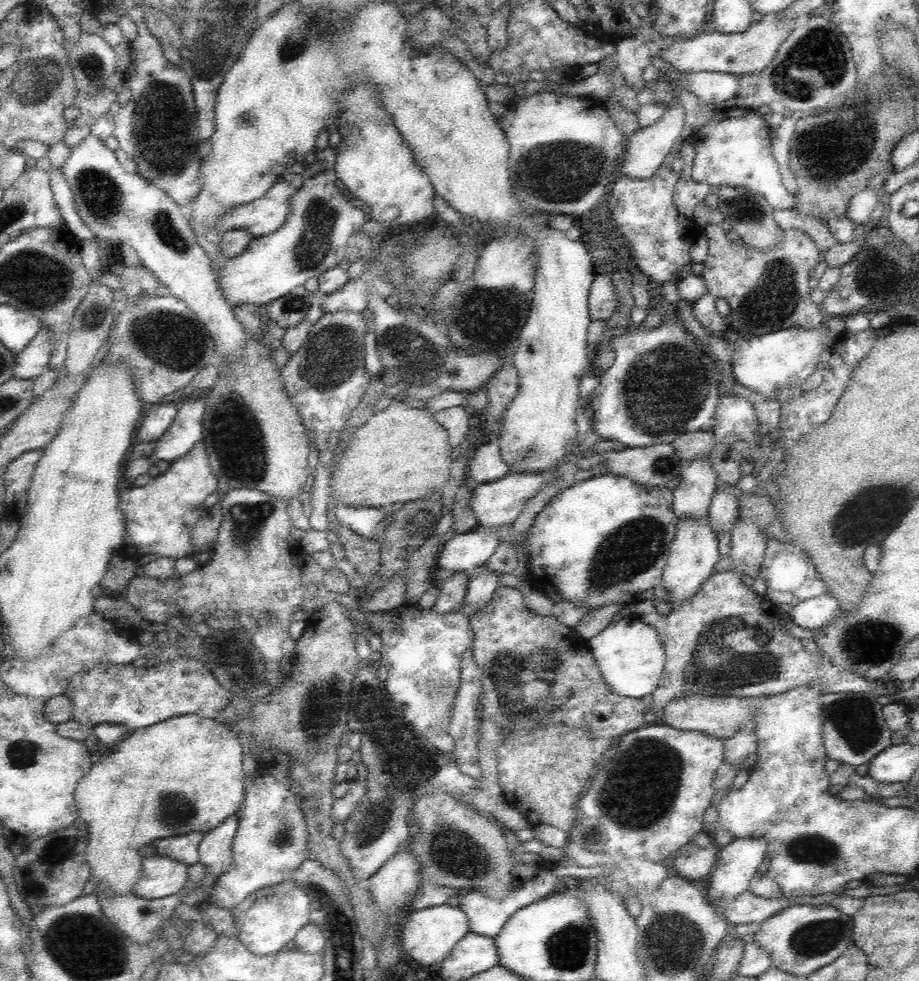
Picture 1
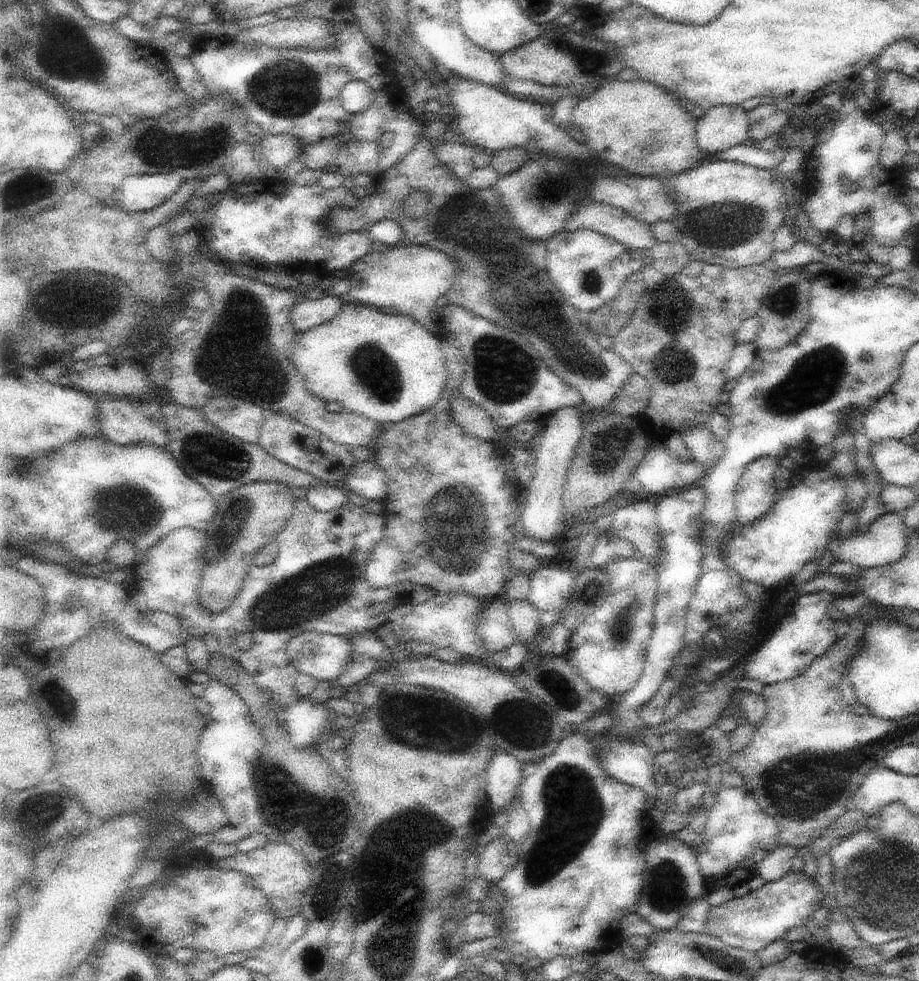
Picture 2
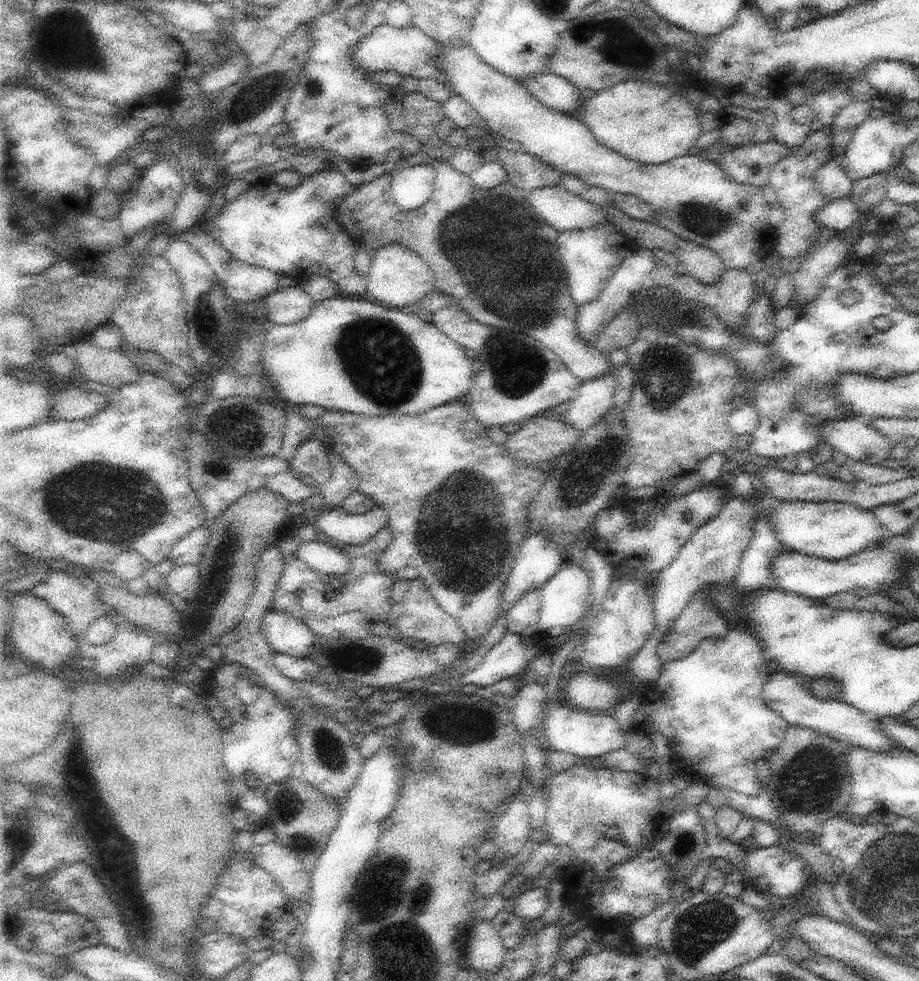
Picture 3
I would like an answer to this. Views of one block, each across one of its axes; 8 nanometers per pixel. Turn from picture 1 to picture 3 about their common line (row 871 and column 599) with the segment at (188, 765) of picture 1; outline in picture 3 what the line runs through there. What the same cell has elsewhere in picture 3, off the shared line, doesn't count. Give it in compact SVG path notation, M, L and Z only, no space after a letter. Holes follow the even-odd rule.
M620 82L598 91L592 98L584 98L578 117L592 130L598 142L647 165L659 165L688 154L702 131L693 103L675 88L652 82Z

